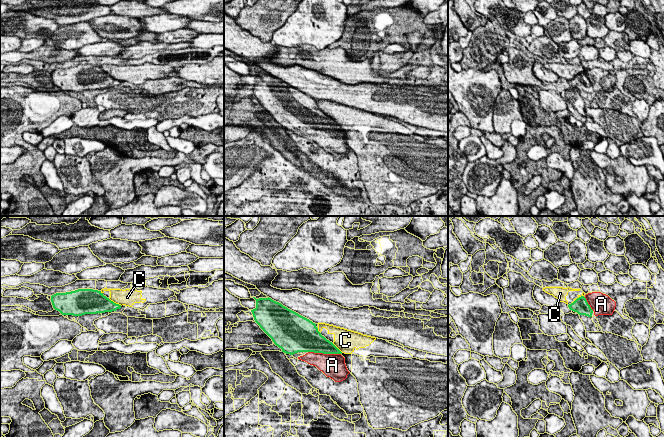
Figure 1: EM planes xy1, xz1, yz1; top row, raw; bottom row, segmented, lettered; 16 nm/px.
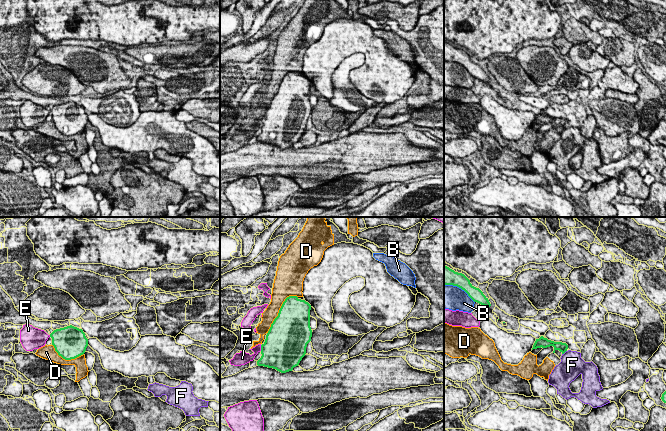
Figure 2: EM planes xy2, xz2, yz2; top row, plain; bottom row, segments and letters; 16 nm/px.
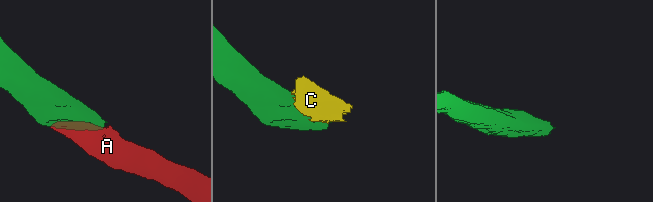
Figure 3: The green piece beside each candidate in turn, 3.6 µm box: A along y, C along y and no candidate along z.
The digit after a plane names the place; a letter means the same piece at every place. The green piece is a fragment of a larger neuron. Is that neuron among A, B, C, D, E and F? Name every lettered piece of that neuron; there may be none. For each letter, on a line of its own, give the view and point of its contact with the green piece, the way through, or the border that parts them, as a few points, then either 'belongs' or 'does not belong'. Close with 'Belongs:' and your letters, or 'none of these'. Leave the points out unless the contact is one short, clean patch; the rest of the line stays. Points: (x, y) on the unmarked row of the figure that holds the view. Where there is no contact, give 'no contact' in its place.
A: contact xz1 (324, 129); belongs
B: contact yz2 (460, 63); does not belong
C: contact xy1 (115, 79); does not belong
D: contact xz2 (279, 87); does not belong
E: contact xz2 (261, 124); does not belong
F: contact yz2 (564, 128); does not belong
Belongs: A

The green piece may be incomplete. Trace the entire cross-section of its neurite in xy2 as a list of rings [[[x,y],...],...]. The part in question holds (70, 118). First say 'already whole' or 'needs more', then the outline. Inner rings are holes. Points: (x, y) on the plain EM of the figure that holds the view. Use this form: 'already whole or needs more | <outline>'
already whole | [[[72,101],[54,106],[50,113],[55,127],[65,136],[83,131],[88,122],[88,115],[83,106]]]

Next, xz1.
needs more | [[[269,73],[253,74],[256,84],[251,88],[255,98],[282,128],[290,131],[305,128],[299,136],[316,142],[335,158],[347,154],[350,148],[342,128],[321,111],[315,99]]]

